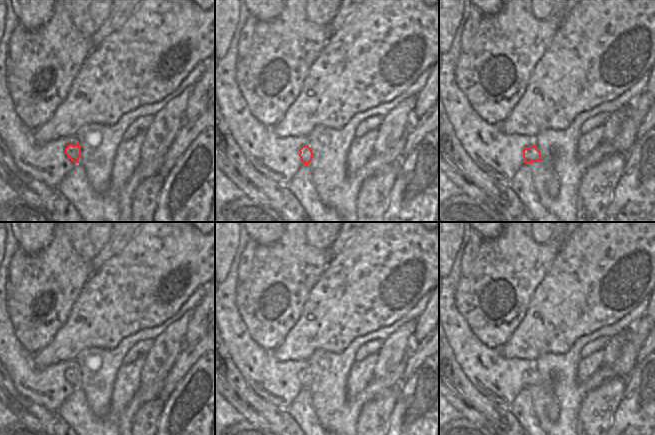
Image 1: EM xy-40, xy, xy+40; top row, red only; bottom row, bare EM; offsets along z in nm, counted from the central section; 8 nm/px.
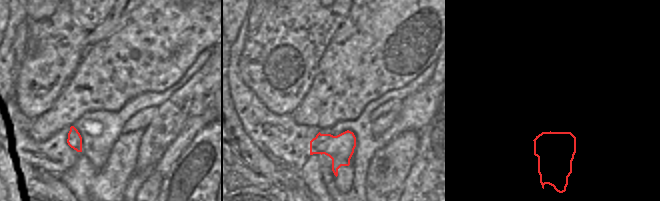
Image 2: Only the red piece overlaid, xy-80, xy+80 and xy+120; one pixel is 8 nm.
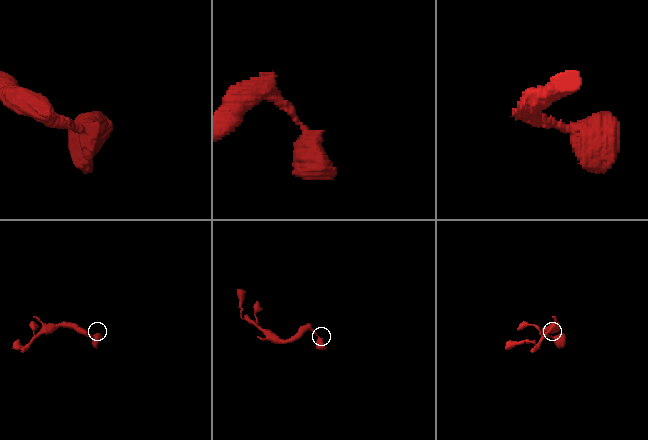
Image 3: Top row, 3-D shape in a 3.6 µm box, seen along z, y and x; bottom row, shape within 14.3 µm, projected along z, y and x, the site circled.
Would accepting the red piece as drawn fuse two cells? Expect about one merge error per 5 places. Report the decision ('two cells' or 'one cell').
one cell

